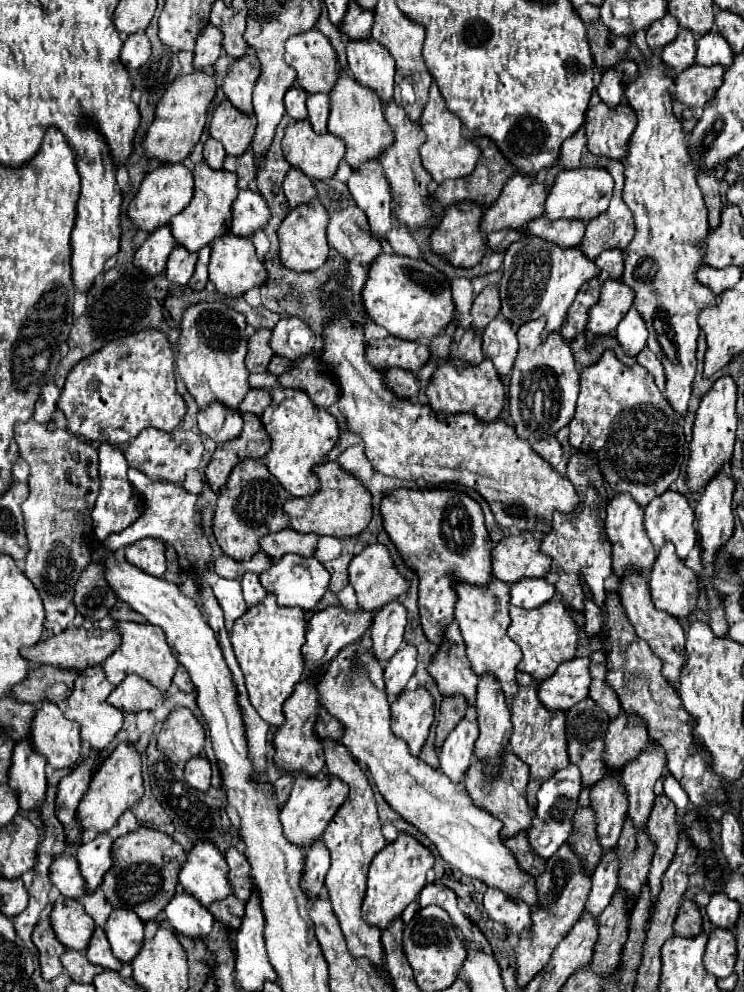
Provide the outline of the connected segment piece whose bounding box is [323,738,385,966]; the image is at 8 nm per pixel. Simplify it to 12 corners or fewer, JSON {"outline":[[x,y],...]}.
{"outline":[[325,738],[325,774],[349,786],[323,832],[325,876],[347,950],[383,964],[361,920],[367,870],[385,848],[363,768]]}

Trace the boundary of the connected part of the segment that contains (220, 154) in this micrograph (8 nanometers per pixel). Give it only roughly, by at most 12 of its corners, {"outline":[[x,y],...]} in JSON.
{"outline":[[209,136],[203,158],[211,168],[223,168],[225,150]]}

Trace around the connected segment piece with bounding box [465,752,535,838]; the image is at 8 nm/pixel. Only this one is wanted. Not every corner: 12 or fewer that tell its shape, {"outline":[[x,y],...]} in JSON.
{"outline":[[505,752],[485,776],[473,758],[465,786],[479,808],[503,822],[501,838],[531,826],[529,766]]}

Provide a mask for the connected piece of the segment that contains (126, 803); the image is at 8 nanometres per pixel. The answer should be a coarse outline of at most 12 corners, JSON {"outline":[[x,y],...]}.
{"outline":[[121,744],[77,808],[83,830],[109,832],[143,796],[139,752]]}

